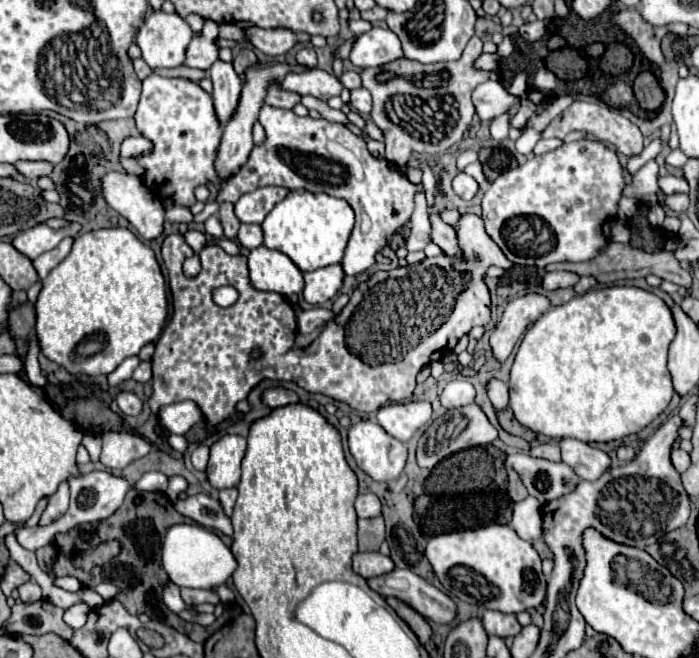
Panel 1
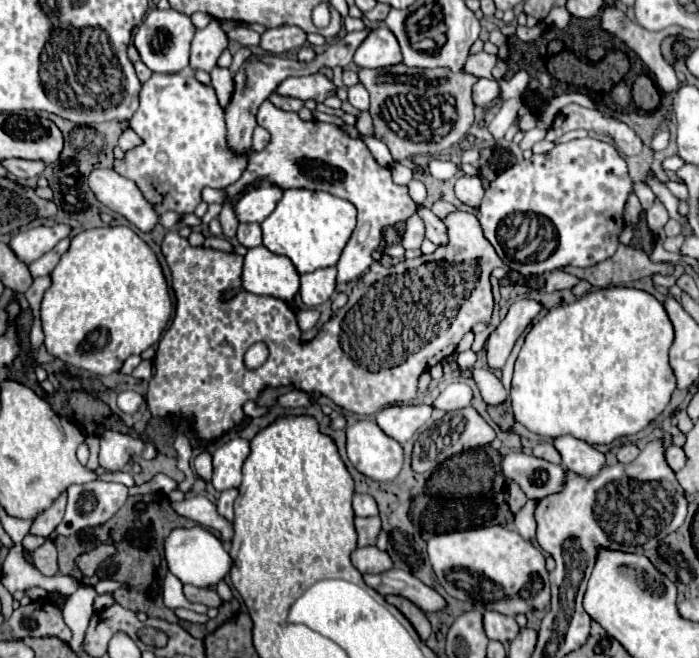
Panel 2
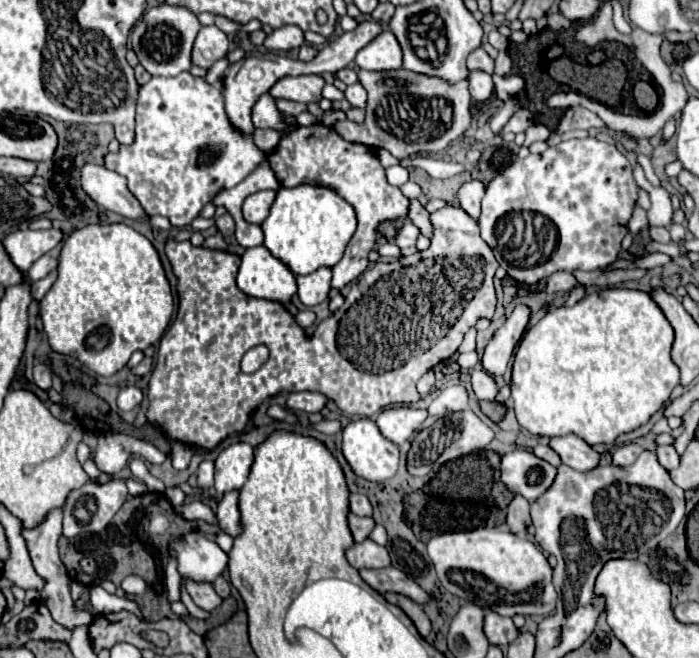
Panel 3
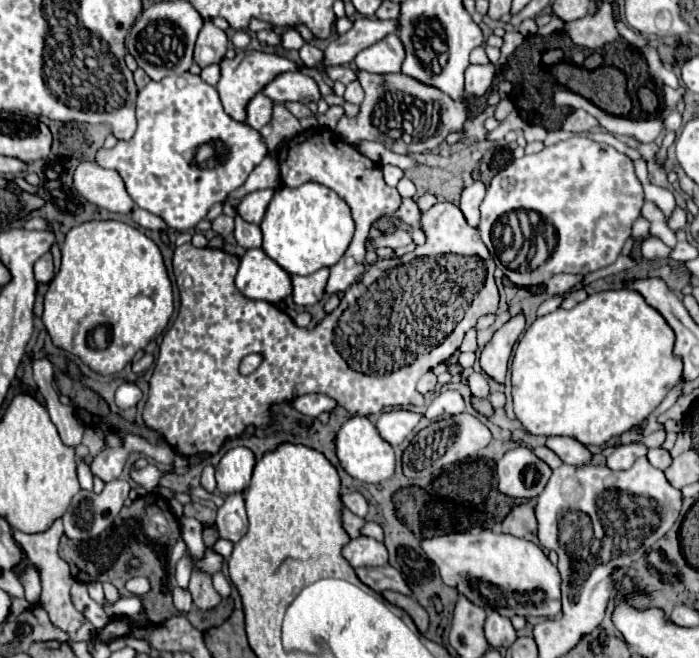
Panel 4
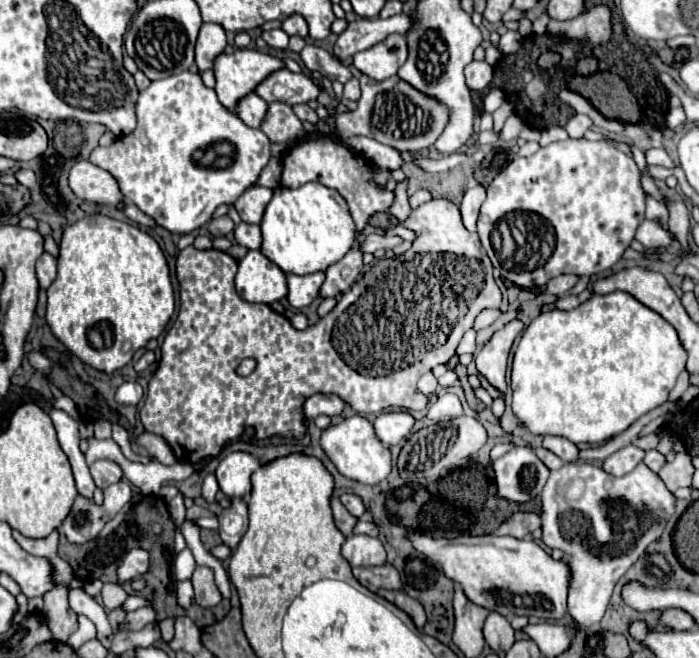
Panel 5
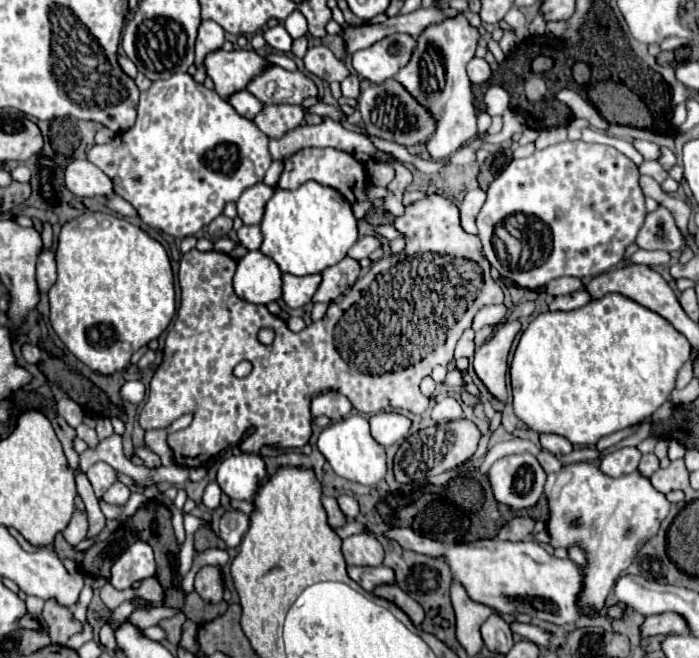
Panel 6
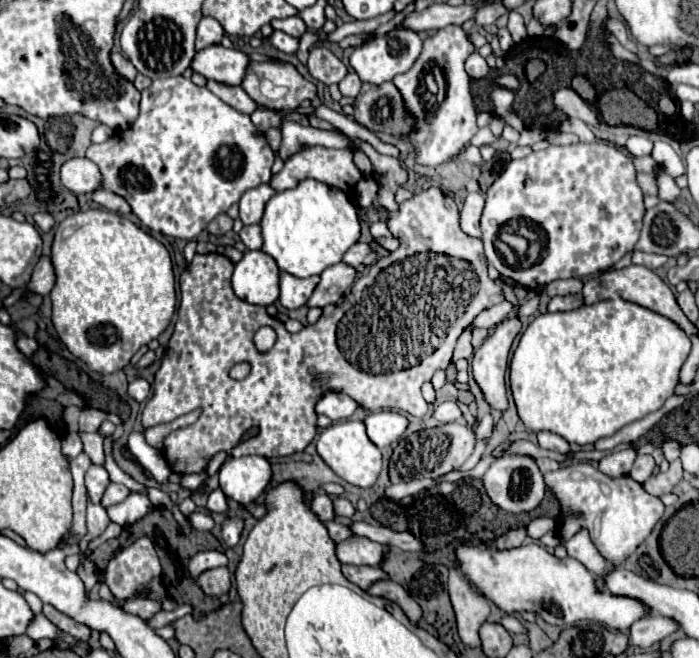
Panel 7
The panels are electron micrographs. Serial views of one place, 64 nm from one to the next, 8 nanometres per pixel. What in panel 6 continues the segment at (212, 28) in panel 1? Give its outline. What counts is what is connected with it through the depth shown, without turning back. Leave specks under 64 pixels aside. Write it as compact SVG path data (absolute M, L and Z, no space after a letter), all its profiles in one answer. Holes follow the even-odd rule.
M212 20L202 22L198 30L198 40L195 42L195 62L197 62L195 64L198 68L194 78L198 80L198 83L203 84L207 76L203 66L205 56L222 48L222 44L224 44L224 28Z

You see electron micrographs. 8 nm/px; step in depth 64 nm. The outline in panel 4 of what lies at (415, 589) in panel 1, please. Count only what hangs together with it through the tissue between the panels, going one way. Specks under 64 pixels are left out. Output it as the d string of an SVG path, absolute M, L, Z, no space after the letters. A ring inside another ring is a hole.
M388 564L388 566L380 566L380 568L356 568L356 574L358 574L358 578L360 578L366 586L370 586L374 592L394 590L394 592L412 596L412 590L410 590L410 586L406 584L404 576L402 576L396 568L392 568L390 564Z

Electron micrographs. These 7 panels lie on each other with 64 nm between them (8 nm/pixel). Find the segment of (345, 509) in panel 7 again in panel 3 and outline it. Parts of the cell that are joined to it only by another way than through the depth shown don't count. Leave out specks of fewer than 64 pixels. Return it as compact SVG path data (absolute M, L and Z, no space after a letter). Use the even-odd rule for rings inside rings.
M364 494L350 496L350 510L358 516L372 516L372 504L370 504L368 496L364 496Z

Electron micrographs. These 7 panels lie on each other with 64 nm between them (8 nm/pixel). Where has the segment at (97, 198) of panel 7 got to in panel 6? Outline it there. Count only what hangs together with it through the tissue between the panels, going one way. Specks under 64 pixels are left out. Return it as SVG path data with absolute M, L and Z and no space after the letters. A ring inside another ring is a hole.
M112 194L112 196L108 196L108 198L106 198L106 206L108 206L110 210L114 210L114 212L122 214L122 216L138 216L136 208L134 208L132 204L128 204L124 198L116 196L116 194Z

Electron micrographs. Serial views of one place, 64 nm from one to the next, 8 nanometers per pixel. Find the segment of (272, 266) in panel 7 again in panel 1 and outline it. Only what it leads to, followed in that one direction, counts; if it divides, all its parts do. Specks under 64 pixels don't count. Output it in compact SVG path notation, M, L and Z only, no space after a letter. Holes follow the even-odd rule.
M258 246L248 256L250 280L256 290L278 292L282 296L298 294L304 288L300 268L282 252Z

